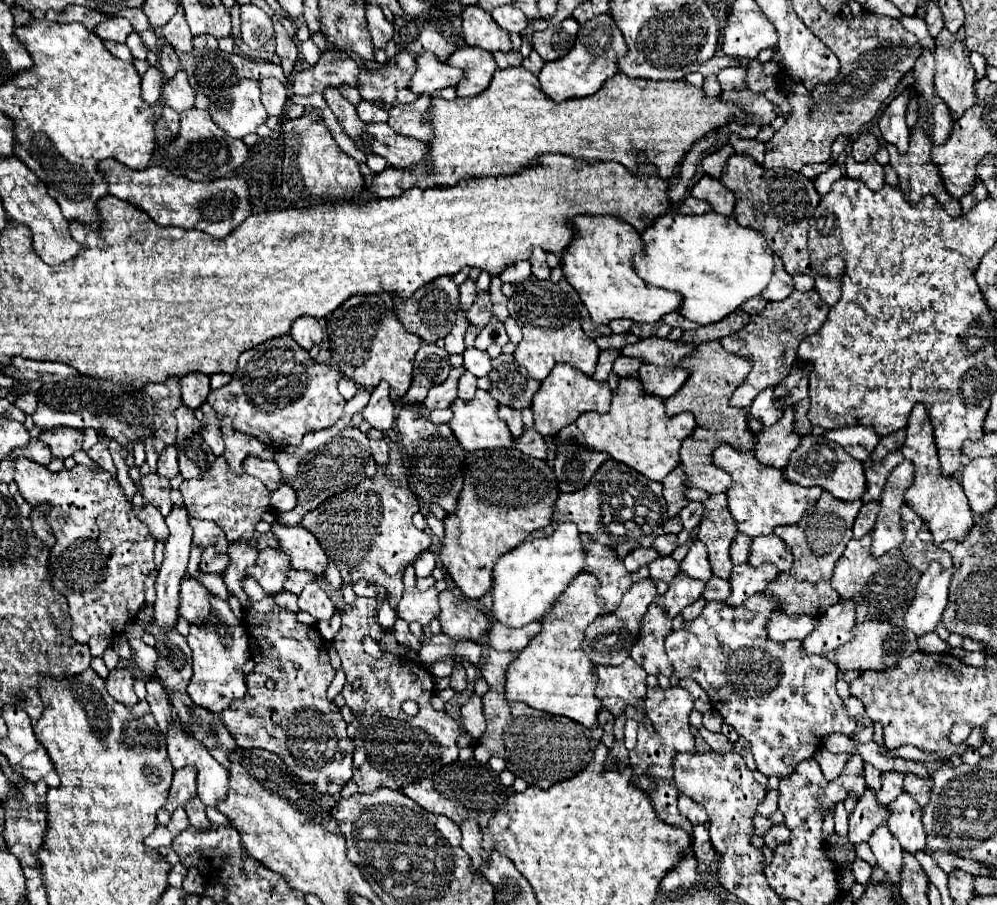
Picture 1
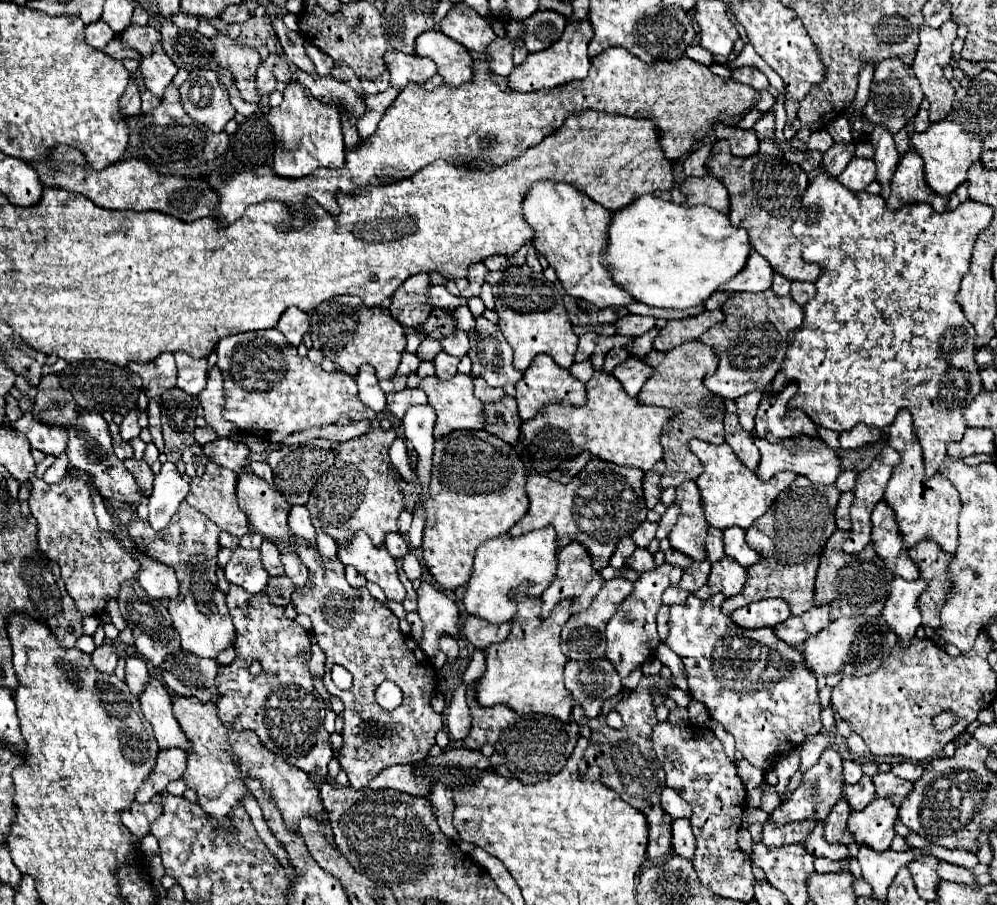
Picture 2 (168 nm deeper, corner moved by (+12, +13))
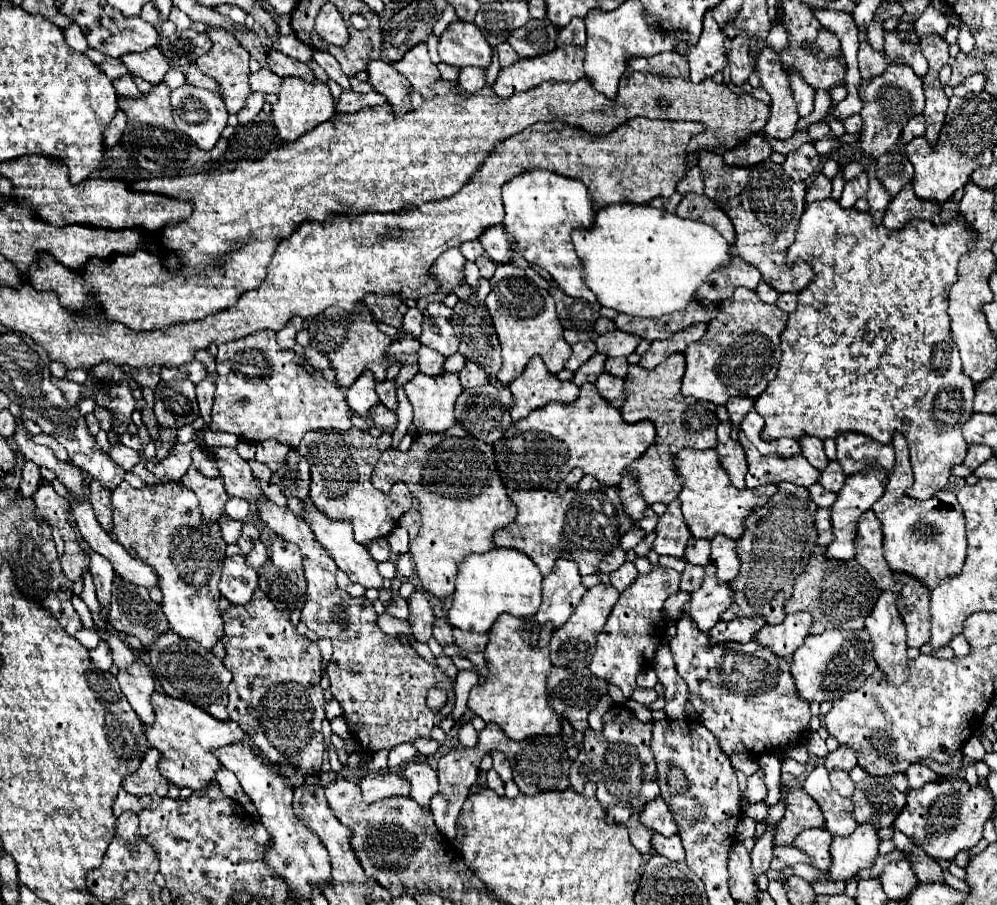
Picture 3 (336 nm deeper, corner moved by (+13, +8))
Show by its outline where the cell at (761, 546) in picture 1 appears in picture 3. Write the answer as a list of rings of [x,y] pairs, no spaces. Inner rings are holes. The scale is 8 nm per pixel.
[[[716,535],[712,539],[712,563],[718,567],[718,579],[722,581],[730,581],[738,575],[740,571],[740,559],[738,559],[738,551],[736,551],[736,541],[724,537],[724,535]]]

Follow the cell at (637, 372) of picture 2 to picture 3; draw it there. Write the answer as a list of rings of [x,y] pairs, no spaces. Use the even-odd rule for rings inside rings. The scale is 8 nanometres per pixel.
[[[602,373],[596,381],[596,387],[600,391],[600,395],[604,399],[608,399],[614,407],[622,407],[624,399],[626,399],[626,391],[624,391],[624,379],[618,379],[614,375],[608,375],[608,373]]]

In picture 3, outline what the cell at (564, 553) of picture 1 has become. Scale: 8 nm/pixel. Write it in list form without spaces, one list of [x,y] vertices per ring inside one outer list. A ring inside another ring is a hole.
[[[492,547],[486,553],[468,555],[462,561],[452,597],[454,603],[448,611],[450,625],[464,631],[486,633],[500,613],[512,613],[516,617],[536,615],[542,601],[542,573],[538,571],[538,565],[518,549]]]

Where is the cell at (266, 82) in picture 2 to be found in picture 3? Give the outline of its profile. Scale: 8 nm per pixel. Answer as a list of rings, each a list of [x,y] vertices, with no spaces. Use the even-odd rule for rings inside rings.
[[[252,93],[248,99],[246,99],[246,105],[238,111],[238,121],[244,125],[244,123],[250,123],[260,111],[262,111],[262,107],[264,107],[264,103],[266,103],[266,95],[262,95],[262,93]]]

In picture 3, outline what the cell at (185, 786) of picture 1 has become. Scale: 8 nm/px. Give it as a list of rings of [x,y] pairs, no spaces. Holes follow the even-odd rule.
[[[150,747],[150,751],[144,755],[140,769],[134,775],[128,775],[122,783],[122,787],[130,793],[130,795],[166,795],[168,793],[168,779],[164,779],[158,771],[158,759],[162,757],[162,753],[154,747]]]

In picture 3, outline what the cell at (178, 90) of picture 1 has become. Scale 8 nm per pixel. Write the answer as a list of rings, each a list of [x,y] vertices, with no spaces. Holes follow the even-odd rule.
[[[152,47],[144,53],[126,53],[122,55],[122,61],[126,63],[130,75],[138,75],[144,81],[148,81],[152,87],[160,85],[164,75],[168,73],[170,65],[162,51],[158,47]]]

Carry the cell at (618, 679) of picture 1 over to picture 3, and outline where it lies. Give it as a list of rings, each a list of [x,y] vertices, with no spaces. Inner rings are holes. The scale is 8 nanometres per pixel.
[[[554,667],[548,677],[550,703],[554,711],[572,723],[580,733],[588,729],[588,713],[598,705],[600,697],[608,695],[608,683],[598,679],[588,669],[568,671]]]

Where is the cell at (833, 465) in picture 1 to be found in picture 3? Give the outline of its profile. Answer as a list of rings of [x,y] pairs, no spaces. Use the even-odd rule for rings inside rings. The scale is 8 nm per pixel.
[[[744,433],[738,437],[738,441],[742,443],[748,457],[746,487],[760,487],[766,483],[780,483],[780,481],[792,481],[794,485],[810,487],[822,475],[802,455],[794,455],[794,457],[760,455]]]

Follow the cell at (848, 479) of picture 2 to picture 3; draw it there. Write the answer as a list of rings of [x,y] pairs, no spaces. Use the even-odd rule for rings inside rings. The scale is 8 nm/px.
[[[814,483],[808,491],[810,491],[812,501],[814,501],[818,507],[830,507],[830,505],[834,503],[834,499],[836,499],[836,493],[822,489],[822,485],[818,485],[818,483]]]

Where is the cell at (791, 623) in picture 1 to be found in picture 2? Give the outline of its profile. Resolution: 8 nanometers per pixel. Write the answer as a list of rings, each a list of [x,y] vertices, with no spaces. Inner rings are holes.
[[[779,598],[775,600],[759,600],[751,606],[743,606],[731,614],[731,620],[747,630],[763,628],[763,626],[775,626],[777,622],[783,622],[791,616],[787,610],[787,604]]]

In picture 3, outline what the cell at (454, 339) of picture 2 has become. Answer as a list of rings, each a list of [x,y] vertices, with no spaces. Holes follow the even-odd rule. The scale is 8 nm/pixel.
[[[426,317],[422,325],[422,335],[418,337],[422,345],[450,357],[458,351],[458,337],[454,335],[452,325],[442,317]]]

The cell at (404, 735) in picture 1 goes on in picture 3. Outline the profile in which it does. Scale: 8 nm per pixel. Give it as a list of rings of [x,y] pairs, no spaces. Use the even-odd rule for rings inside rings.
[[[270,501],[260,505],[260,519],[282,539],[288,539],[290,543],[296,543],[302,551],[304,557],[304,575],[306,575],[306,603],[302,607],[302,621],[308,625],[310,631],[314,631],[318,637],[326,637],[332,641],[334,653],[332,653],[332,661],[326,667],[328,677],[330,677],[330,691],[334,695],[334,699],[340,703],[342,707],[342,717],[352,733],[352,737],[358,741],[358,745],[362,747],[364,755],[372,755],[378,753],[382,749],[392,749],[398,743],[410,741],[414,743],[416,739],[428,739],[430,731],[440,725],[440,721],[452,713],[454,709],[454,689],[452,689],[452,681],[448,679],[446,673],[442,673],[438,667],[428,665],[414,649],[412,645],[404,645],[398,635],[386,635],[380,631],[378,627],[378,613],[374,611],[374,605],[366,599],[366,597],[352,597],[348,595],[344,589],[338,587],[336,583],[336,563],[330,559],[330,555],[326,555],[326,551],[322,551],[322,545],[314,539],[314,533],[310,531],[310,527],[306,525],[304,519],[296,517],[290,509],[278,507]],[[430,689],[444,689],[448,693],[446,705],[440,711],[432,711],[426,703],[428,691]]]

